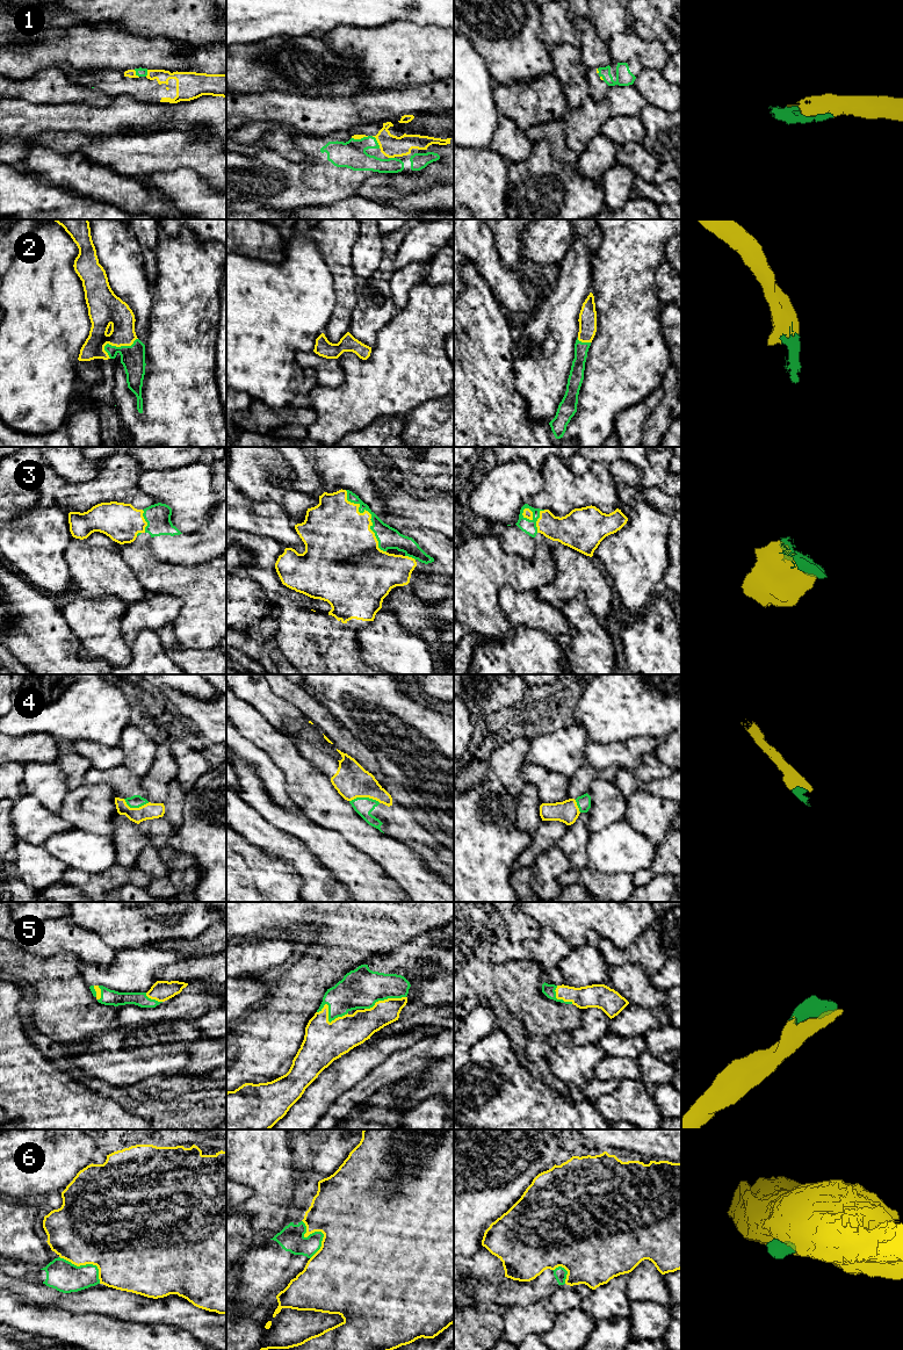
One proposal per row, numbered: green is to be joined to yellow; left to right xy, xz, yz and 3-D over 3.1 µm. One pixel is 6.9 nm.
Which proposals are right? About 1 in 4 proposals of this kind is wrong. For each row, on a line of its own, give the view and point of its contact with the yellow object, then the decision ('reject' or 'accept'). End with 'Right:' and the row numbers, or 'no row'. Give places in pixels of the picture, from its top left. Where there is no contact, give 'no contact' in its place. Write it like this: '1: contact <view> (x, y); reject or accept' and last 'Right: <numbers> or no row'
1: contact xz (377, 142); accept
2: contact xy (118, 346); accept
3: contact xz (370, 515); accept
4: contact xz (365, 796); accept
5: contact xz (327, 1017); accept
6: contact xz (318, 1231); reject
Right: 1, 2, 3, 4, 5

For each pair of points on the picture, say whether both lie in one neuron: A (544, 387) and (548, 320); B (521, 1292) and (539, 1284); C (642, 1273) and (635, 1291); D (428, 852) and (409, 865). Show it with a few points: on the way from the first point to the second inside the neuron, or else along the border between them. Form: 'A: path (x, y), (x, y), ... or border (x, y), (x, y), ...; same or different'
A: path (544, 370), (544, 344), (548, 337); same
B: path (526, 1292), (531, 1292), (534, 1289); same
C: path (642, 1278), (640, 1286); same
D: border (398, 840), (417, 852), (421, 860), (439, 876); different

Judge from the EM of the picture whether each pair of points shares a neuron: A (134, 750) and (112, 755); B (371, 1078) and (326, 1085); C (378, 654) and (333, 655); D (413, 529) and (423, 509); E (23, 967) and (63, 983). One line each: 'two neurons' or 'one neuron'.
A: two neurons
B: two neurons
C: two neurons
D: two neurons
E: one neuron

